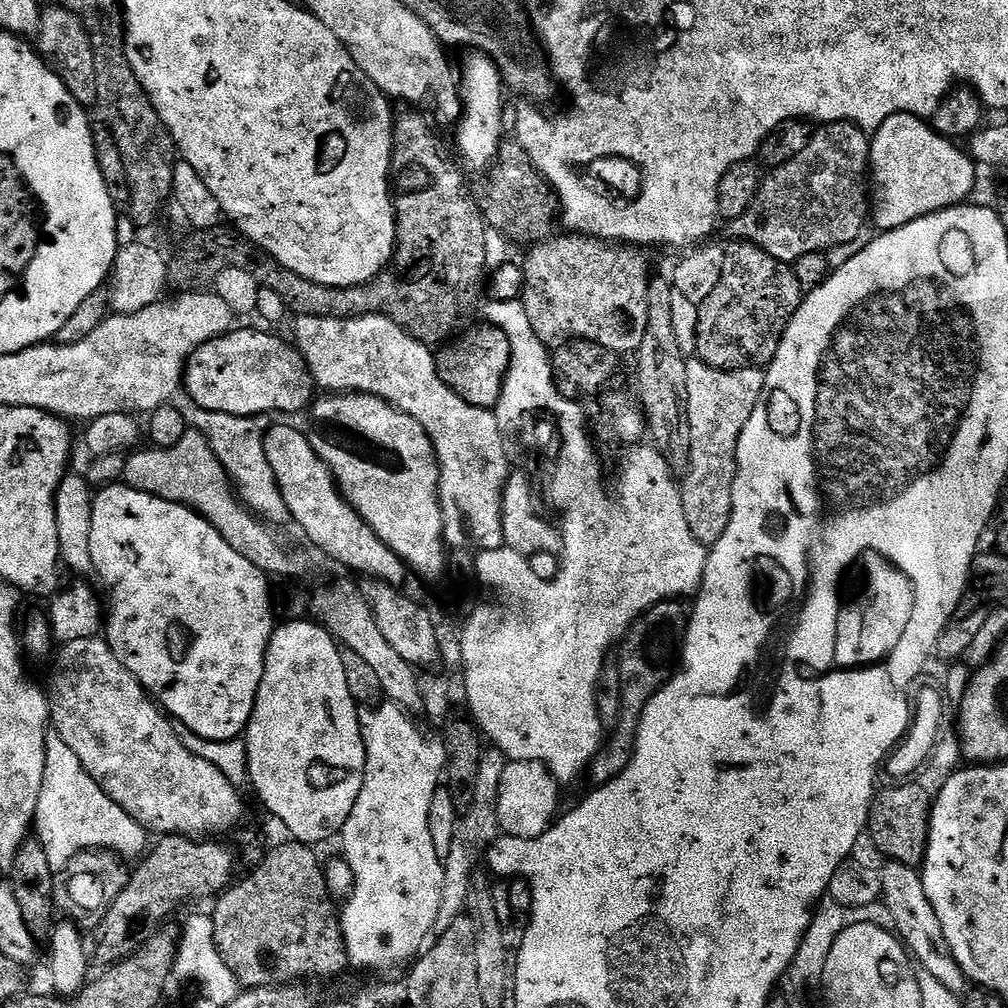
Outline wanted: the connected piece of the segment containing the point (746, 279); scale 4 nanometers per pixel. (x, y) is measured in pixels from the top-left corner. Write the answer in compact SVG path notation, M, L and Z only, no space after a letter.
M732 242L724 248L724 265L717 285L710 296L699 304L697 346L695 359L720 371L738 371L747 368L763 369L776 356L780 340L784 336L792 315L800 308L802 291L800 280L791 263L766 254L756 244Z

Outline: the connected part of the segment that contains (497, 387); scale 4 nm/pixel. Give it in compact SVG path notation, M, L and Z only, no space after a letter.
M481 324L478 328L469 327L463 331L456 339L447 343L436 356L436 372L439 378L448 388L453 389L467 404L478 406L479 408L495 409L501 398L504 380L512 360L512 347L509 338L506 337L501 328L489 324Z

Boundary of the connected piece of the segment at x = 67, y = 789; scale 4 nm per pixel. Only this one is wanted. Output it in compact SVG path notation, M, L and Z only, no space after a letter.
M54 730L48 732L45 742L45 776L41 794L34 834L46 850L52 869L65 868L78 853L90 848L107 848L121 858L145 855L150 844L148 829L104 793L103 786L84 769L74 750L70 750Z

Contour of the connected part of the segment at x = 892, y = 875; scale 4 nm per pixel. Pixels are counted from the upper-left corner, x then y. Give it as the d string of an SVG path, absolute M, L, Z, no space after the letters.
M888 860L885 865L885 868L879 869L881 897L886 910L890 910L895 926L895 935L899 937L919 967L924 968L930 974L934 974L935 978L938 978L939 982L942 982L947 990L952 991L954 995L963 997L964 991L970 988L970 981L964 975L962 966L958 966L958 962L950 950L950 942L946 942L946 934L942 934L942 922L938 922L938 914L934 914L934 906L930 906L930 898L926 898L926 886L922 886L919 871L913 865L903 864L897 860Z

